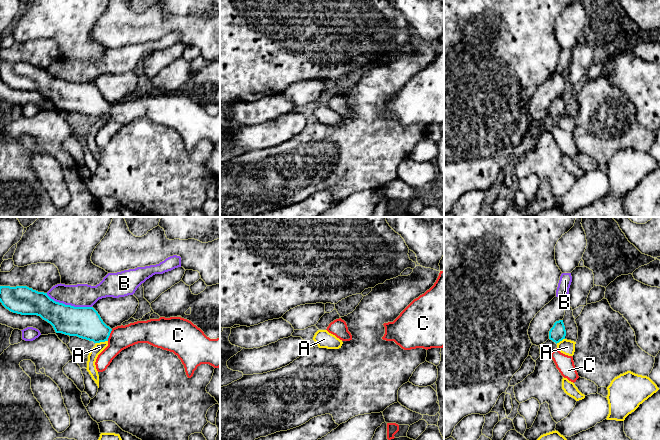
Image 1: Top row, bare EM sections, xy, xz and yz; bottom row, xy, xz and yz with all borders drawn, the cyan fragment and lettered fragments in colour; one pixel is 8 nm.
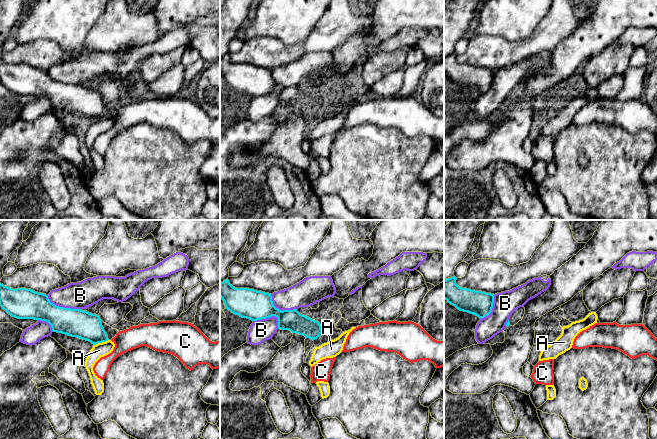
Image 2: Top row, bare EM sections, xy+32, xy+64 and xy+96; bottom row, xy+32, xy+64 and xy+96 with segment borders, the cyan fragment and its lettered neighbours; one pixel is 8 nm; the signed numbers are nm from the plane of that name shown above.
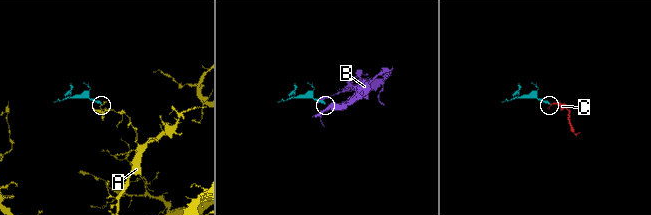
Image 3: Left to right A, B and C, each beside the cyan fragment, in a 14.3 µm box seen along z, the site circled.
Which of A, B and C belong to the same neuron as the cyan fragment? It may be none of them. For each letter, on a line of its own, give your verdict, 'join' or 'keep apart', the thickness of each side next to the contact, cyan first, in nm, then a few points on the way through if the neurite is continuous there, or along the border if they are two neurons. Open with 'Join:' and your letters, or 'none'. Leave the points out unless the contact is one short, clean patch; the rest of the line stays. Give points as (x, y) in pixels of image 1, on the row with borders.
Join: C
A: keep apart; calibres 260 and 80 nm; border xy (107, 340), (96, 343)
B: keep apart; calibres 260 and 190 nm
C: join; calibres 260 and 190 nm; way xy (84, 322), (95, 330), (109, 335), (121, 337)

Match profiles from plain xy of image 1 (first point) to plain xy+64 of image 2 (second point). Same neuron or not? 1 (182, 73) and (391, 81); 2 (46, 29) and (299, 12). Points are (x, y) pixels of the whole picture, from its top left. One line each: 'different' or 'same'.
1: same
2: same

